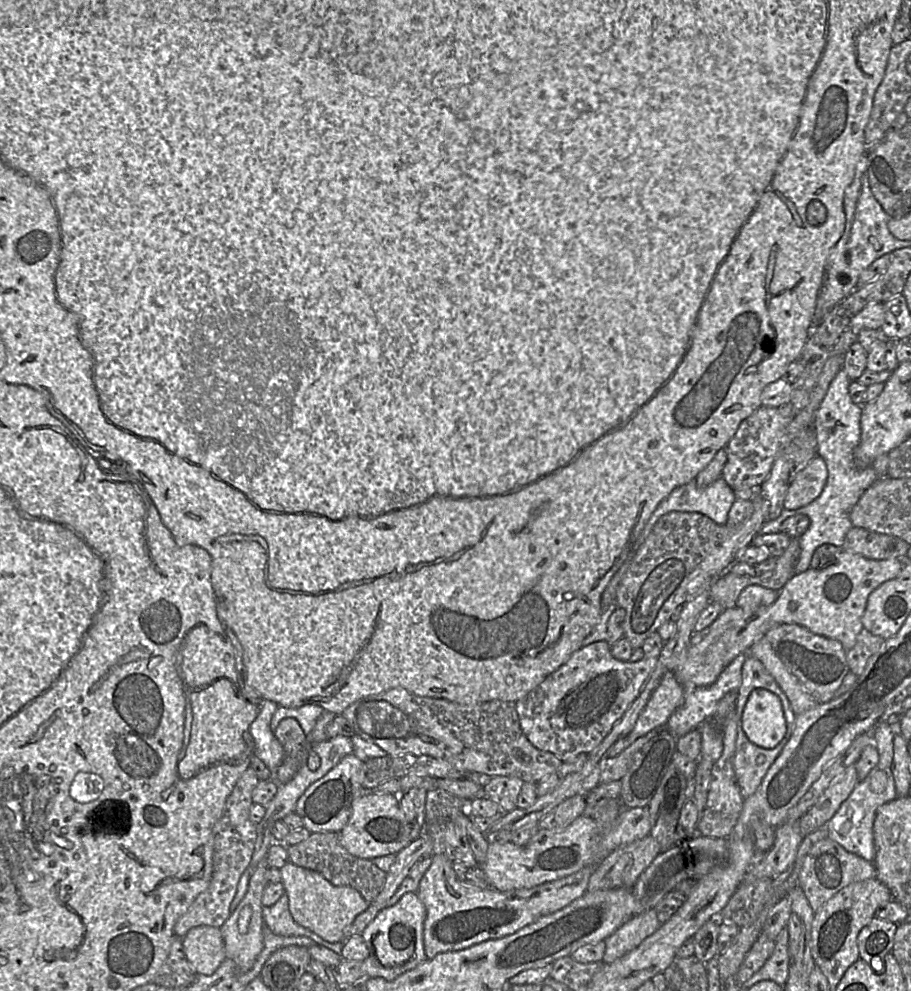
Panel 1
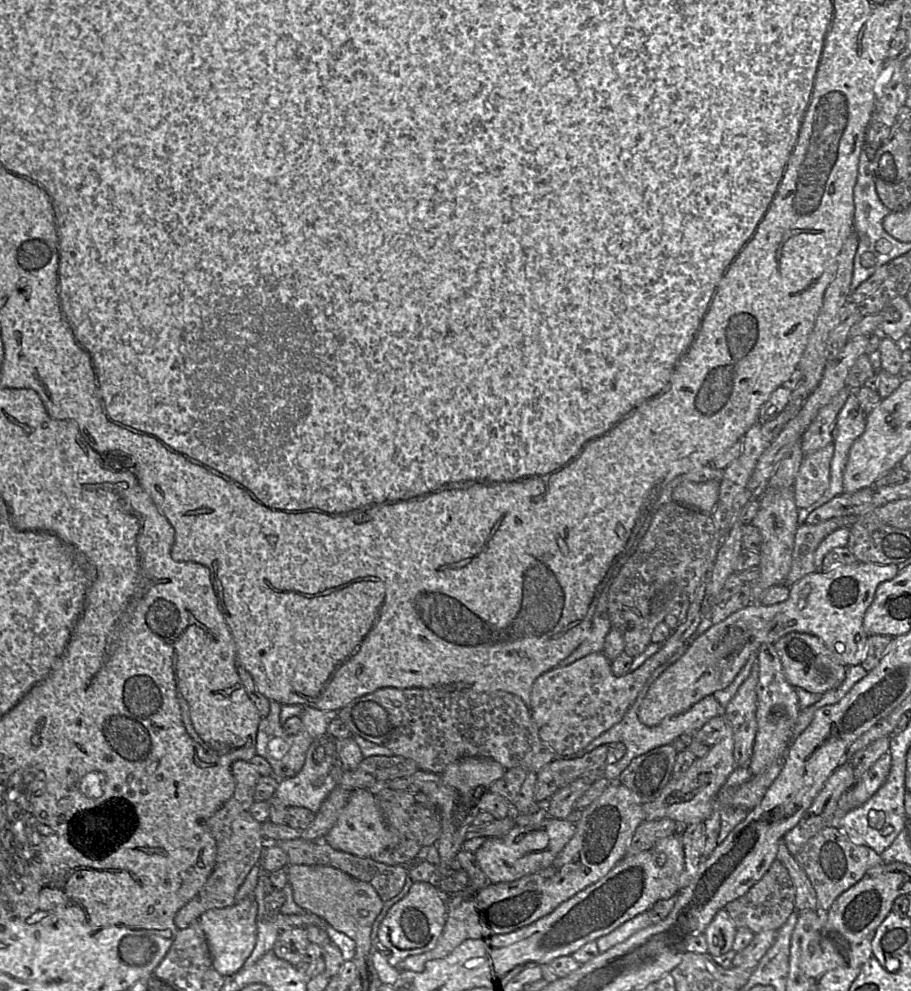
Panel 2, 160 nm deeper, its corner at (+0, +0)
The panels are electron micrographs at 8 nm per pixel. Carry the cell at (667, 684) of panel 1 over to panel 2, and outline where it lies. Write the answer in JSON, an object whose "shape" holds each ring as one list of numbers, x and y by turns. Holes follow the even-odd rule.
{"shape":[[688,640,680,647,664,664,656,668,650,677,647,679,645,685,637,695,633,704,629,707,620,722,612,726,609,730,602,733,599,737,594,739,584,749,567,757,580,757,584,754,592,751,593,749,602,745,613,745,621,742,625,745,626,751,624,756,617,761,609,761,603,769,603,777,607,778,611,782,617,782,620,774,628,767,631,761,640,755,647,753,648,751,655,749,660,746,673,744,682,734,693,734,700,728,702,728,710,719,716,716,725,716,725,707,721,706,720,703,712,696,706,696,696,704,694,704,686,712,664,719,659,725,647,726,643,724,638,717,638,711,642,701,644,700,648,690,656,679,673,663,675,663,680,657,686,652,689,647]]}

